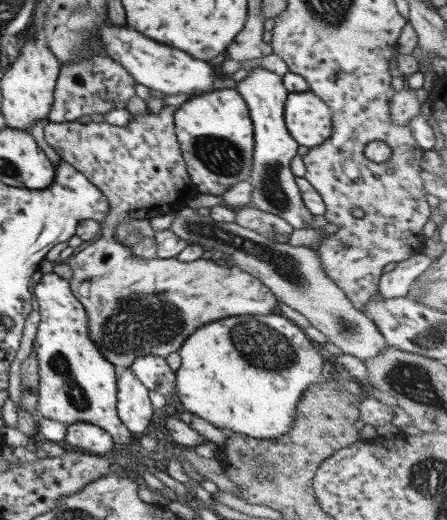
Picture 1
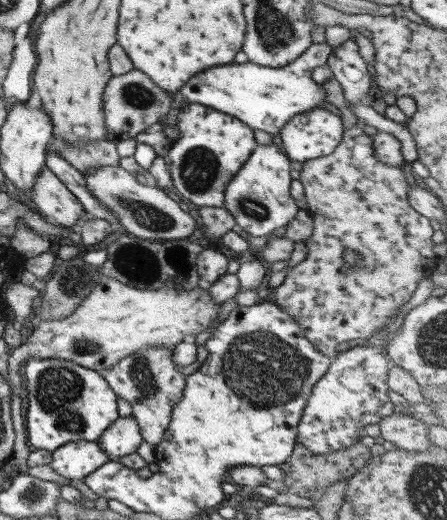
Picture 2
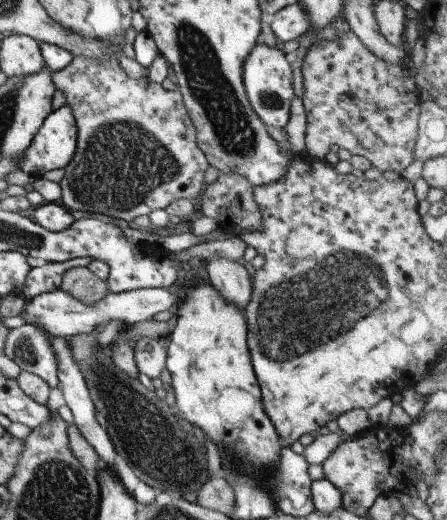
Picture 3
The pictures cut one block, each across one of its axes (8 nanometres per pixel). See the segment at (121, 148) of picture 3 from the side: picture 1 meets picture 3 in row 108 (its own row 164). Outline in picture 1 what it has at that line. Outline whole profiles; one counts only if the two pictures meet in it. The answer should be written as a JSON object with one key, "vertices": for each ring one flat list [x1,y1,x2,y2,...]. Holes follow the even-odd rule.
{"vertices":[[164,106,158,114,132,115,127,124,112,126,107,121,79,123,50,122,46,125,45,141,78,172,100,189,107,198,109,212,101,222,100,238,67,260,72,269,69,281,72,294,84,306,88,316,88,333,96,348,112,366,130,367,139,357,155,355,166,358,182,347,187,338,200,326,216,320,242,315,270,315,278,310,277,299,258,278,236,265,218,265,212,259,180,262,176,258,163,261,160,258,145,259,134,256,131,248,115,239,117,226,129,220,152,219,169,214,186,206,199,193,191,181,180,143,175,133,177,106]]}

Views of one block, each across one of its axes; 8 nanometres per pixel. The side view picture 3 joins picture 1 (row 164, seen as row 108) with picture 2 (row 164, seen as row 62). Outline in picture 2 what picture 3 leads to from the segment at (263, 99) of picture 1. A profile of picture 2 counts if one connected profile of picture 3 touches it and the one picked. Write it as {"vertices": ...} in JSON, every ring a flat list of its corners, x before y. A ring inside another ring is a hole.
{"vertices":[[274,143,257,145,252,151,225,190,224,207,232,213,241,230,252,236,267,236,273,230,283,230,296,216,300,208,296,206,290,192,291,168,287,153]]}

